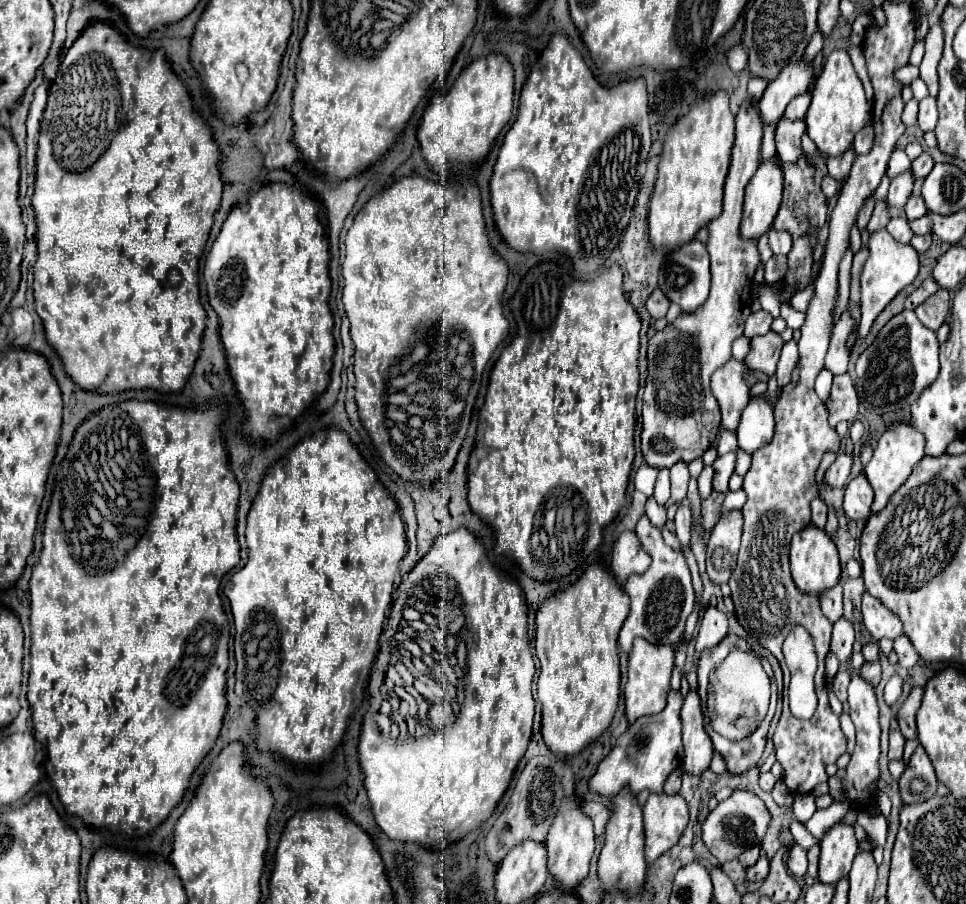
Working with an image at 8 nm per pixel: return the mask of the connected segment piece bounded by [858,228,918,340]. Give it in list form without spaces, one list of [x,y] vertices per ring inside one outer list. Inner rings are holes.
[[[880,228],[870,234],[868,242],[868,260],[860,272],[860,306],[862,306],[862,322],[858,330],[858,338],[864,340],[870,334],[870,328],[878,314],[902,292],[908,284],[918,276],[918,254],[910,244],[896,242],[886,228]]]

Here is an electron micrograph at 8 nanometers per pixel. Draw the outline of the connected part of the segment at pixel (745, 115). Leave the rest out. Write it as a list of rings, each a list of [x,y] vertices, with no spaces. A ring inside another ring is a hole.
[[[756,102],[740,104],[736,114],[736,142],[732,148],[730,172],[724,186],[724,210],[712,220],[708,228],[708,254],[710,254],[710,270],[712,270],[712,290],[708,300],[690,314],[680,314],[672,324],[668,324],[662,332],[656,334],[656,340],[648,346],[648,380],[644,390],[644,410],[642,410],[642,456],[644,462],[662,470],[672,468],[676,462],[692,462],[700,458],[716,440],[720,428],[720,410],[718,402],[710,392],[710,376],[716,368],[724,366],[730,356],[730,346],[744,332],[744,322],[750,316],[752,306],[752,276],[756,266],[760,264],[760,254],[756,248],[756,240],[744,240],[740,236],[740,220],[742,220],[742,196],[744,188],[754,176],[760,164],[760,148],[762,148],[762,130],[764,122],[758,114]]]

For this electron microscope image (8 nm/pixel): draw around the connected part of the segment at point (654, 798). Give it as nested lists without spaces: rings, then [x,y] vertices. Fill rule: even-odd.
[[[650,794],[644,804],[646,862],[652,864],[666,850],[676,846],[688,824],[688,804],[680,794]]]

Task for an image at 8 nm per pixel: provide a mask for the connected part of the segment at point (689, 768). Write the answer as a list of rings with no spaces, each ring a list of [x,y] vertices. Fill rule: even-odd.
[[[696,688],[688,690],[682,704],[682,744],[684,744],[682,768],[694,776],[706,772],[714,752],[710,736],[704,730],[704,716]]]

